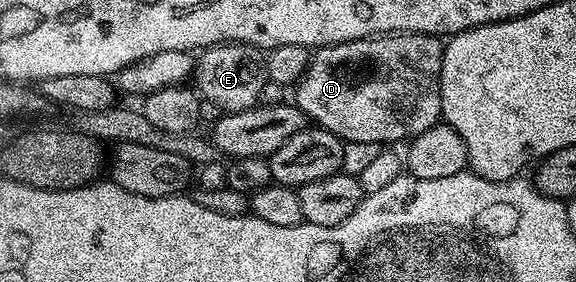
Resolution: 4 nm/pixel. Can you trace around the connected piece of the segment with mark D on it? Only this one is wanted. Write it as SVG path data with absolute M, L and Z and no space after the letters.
M397 33L394 35L380 35L378 37L364 37L362 41L346 41L340 45L325 45L316 48L311 55L311 61L303 72L303 77L293 89L293 101L302 111L308 122L318 128L329 131L342 142L369 143L378 147L391 147L394 141L410 142L411 138L429 131L429 127L440 124L443 116L441 95L439 94L439 80L441 79L441 63L443 62L444 42L438 36L429 33Z

